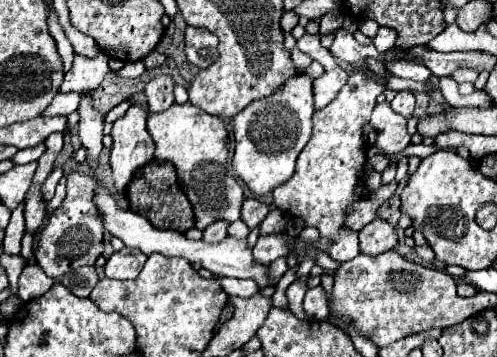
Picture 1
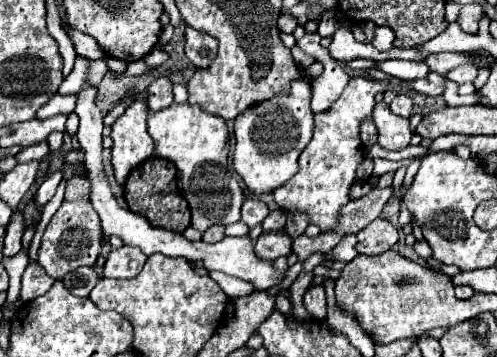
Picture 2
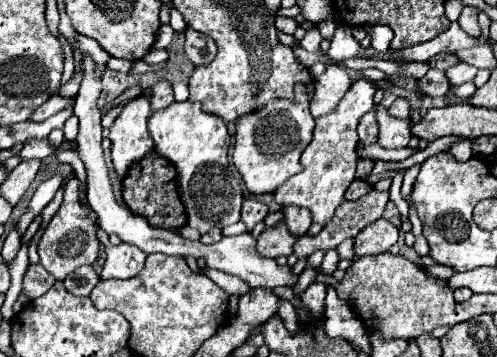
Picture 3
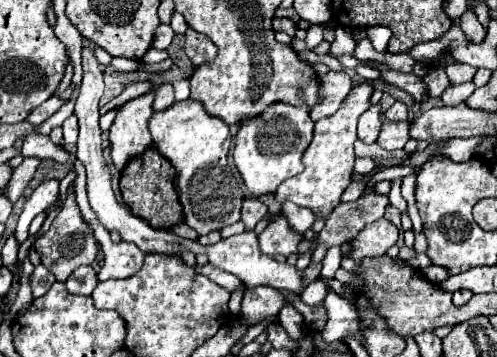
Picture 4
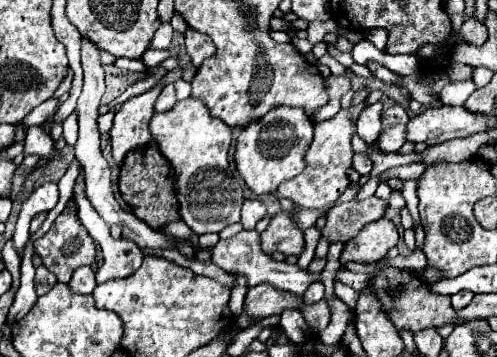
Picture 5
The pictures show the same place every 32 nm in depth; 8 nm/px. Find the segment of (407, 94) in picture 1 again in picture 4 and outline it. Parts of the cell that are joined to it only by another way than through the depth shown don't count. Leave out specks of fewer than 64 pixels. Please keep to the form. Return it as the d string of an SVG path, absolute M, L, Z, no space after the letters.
M394 102L386 112L384 118L390 122L408 122L408 108L402 102Z

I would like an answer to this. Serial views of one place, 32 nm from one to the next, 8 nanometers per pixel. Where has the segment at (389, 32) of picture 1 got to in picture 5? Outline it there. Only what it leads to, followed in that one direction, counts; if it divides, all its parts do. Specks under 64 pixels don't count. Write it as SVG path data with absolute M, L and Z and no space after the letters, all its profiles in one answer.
M370 30L370 32L366 32L366 40L370 40L378 50L384 50L386 40L388 40L388 32L386 30Z

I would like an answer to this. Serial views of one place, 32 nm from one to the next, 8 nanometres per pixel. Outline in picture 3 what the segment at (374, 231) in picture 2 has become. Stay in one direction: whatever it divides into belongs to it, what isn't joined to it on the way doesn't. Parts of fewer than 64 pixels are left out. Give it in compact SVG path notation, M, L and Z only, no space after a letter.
M380 218L372 224L368 224L356 238L354 238L354 256L376 256L382 252L388 252L390 246L394 246L398 240L398 228Z

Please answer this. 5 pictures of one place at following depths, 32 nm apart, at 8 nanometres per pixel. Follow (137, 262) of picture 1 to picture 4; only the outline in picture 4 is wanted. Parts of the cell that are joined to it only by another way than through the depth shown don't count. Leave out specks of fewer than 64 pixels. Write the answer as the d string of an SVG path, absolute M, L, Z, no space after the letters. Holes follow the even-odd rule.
M28 134L26 140L24 140L24 146L22 146L22 156L28 158L28 156L38 156L40 160L52 159L56 162L66 162L68 156L66 152L62 150L62 147L52 144L49 136L40 134ZM74 160L74 168L78 172L78 180L74 182L76 202L80 206L84 222L88 224L88 228L92 228L92 234L104 252L104 264L98 272L98 282L104 282L110 278L128 278L128 276L136 274L142 268L146 254L136 244L128 244L128 242L124 244L124 242L110 240L110 232L100 224L96 212L92 212L92 208L88 204L84 164L78 164L78 160Z

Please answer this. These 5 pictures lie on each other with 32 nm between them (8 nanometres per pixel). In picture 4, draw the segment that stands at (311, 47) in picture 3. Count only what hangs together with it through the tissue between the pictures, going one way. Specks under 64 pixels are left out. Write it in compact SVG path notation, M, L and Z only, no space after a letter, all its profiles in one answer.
M312 24L308 28L308 36L306 36L306 44L310 50L314 50L314 46L318 46L322 42L322 34L324 34L326 24Z

